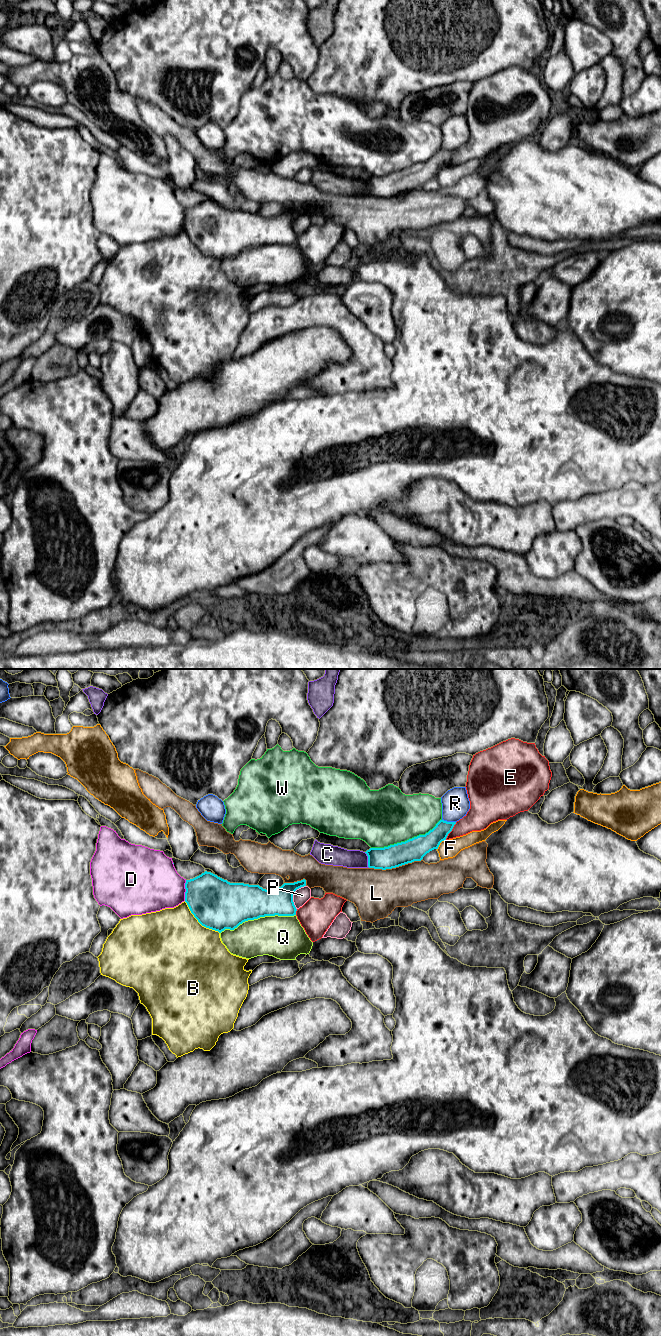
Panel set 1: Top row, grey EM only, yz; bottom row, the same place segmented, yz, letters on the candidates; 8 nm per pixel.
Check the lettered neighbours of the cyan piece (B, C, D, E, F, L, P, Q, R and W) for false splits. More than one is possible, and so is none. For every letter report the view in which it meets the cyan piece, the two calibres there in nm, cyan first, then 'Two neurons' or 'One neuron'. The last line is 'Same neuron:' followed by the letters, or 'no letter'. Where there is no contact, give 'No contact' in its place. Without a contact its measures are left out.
B: Touches cyan in yz. Thickness 400 nm (cyan) against 500 nm. Two neurons
C: Touches cyan in yz. Thickness 180 nm (cyan) against 150 nm. Two neurons
D: Touches cyan in yz. Thickness 400 nm (cyan) against 400 nm. Two neurons
E: Touches cyan in yz. Thickness 150 nm (cyan) against 200 nm. Two neurons
F: Touches cyan in yz. Thickness 180 nm (cyan) against 150 nm. Two neurons
L: Touches cyan in yz. Thickness 180 nm (cyan) against 380 nm. Two neurons
P: Touches cyan in yz. Thickness 220 nm (cyan) against 120 nm. Two neurons
Q: Touches cyan in yz. Thickness 360 nm (cyan) against 340 nm. Two neurons
R: Touches cyan in yz. Thickness 140 nm (cyan) against 220 nm. Two neurons
W: Touches cyan in yz. Thickness 180 nm (cyan) against 460 nm. Two neurons
Same neuron: no letter

